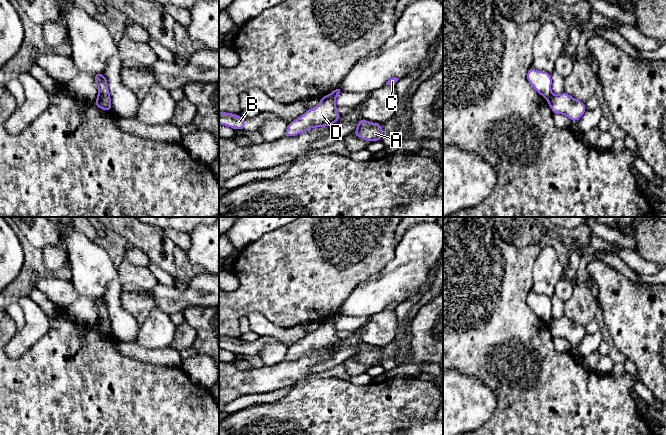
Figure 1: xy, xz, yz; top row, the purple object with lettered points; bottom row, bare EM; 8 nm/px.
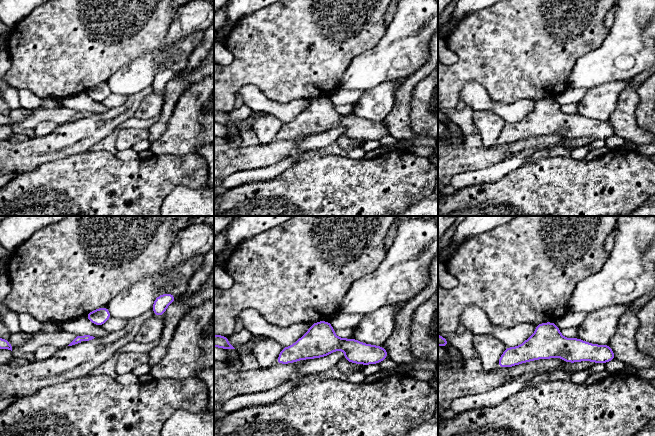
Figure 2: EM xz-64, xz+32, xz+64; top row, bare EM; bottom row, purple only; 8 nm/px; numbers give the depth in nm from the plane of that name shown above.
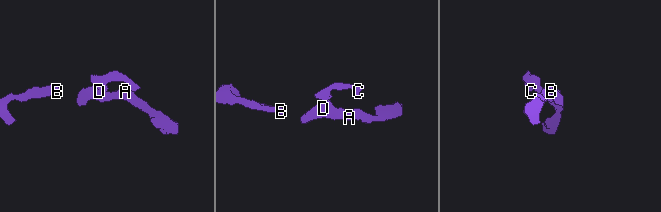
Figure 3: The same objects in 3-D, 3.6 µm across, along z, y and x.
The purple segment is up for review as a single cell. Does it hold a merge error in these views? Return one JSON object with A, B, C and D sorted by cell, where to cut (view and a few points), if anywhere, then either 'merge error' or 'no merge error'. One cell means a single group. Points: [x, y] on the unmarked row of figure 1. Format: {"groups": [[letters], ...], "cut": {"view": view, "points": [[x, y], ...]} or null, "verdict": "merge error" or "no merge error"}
{"groups": [["A", "D"], ["B", "C"]], "cut": {"view": "xz", "points": [[321, 322], [334, 324]]}, "verdict": "merge error"}

